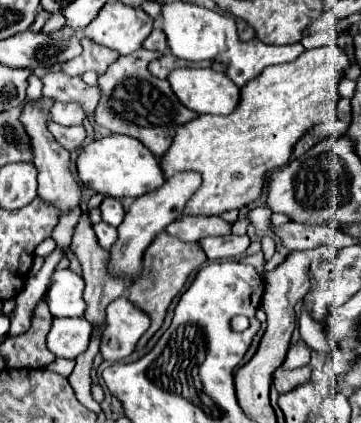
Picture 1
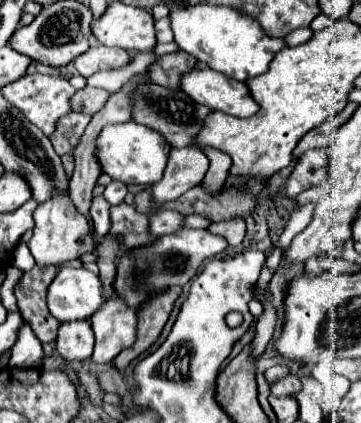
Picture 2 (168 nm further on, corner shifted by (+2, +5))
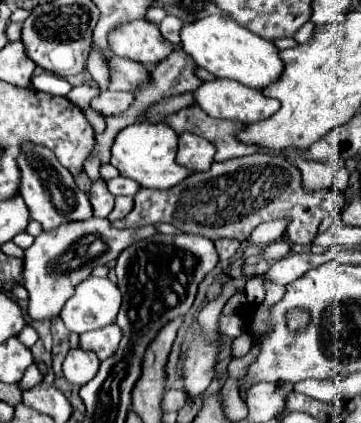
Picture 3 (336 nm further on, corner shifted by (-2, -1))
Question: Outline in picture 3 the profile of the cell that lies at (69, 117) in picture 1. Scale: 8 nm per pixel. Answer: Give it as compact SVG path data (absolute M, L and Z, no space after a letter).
M105 91L99 93L93 101L91 107L103 115L119 115L123 111L127 111L133 103L133 95L131 93L117 93L117 91Z

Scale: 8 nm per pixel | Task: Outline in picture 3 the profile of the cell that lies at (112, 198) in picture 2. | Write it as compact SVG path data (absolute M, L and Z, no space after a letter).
M117 175L117 177L113 177L111 181L107 181L107 185L109 185L109 191L113 193L113 195L135 195L137 191L139 191L139 183L135 183L133 179L129 179L129 177L121 177L121 175Z

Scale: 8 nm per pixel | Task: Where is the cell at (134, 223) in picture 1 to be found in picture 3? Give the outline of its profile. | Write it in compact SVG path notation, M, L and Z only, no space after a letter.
M179 133L179 153L177 161L187 169L199 173L207 171L215 155L215 147L211 141L193 135L193 133Z

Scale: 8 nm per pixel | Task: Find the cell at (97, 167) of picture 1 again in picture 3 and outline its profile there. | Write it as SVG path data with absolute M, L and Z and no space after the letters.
M133 123L125 127L115 137L111 147L111 165L119 169L121 175L135 179L141 187L153 189L169 189L181 183L191 171L177 163L177 133L167 123Z

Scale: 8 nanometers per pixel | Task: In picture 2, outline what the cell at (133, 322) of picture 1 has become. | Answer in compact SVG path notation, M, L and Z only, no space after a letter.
M119 297L109 299L91 319L95 331L95 349L91 359L95 363L107 363L135 343L137 311L123 305Z

